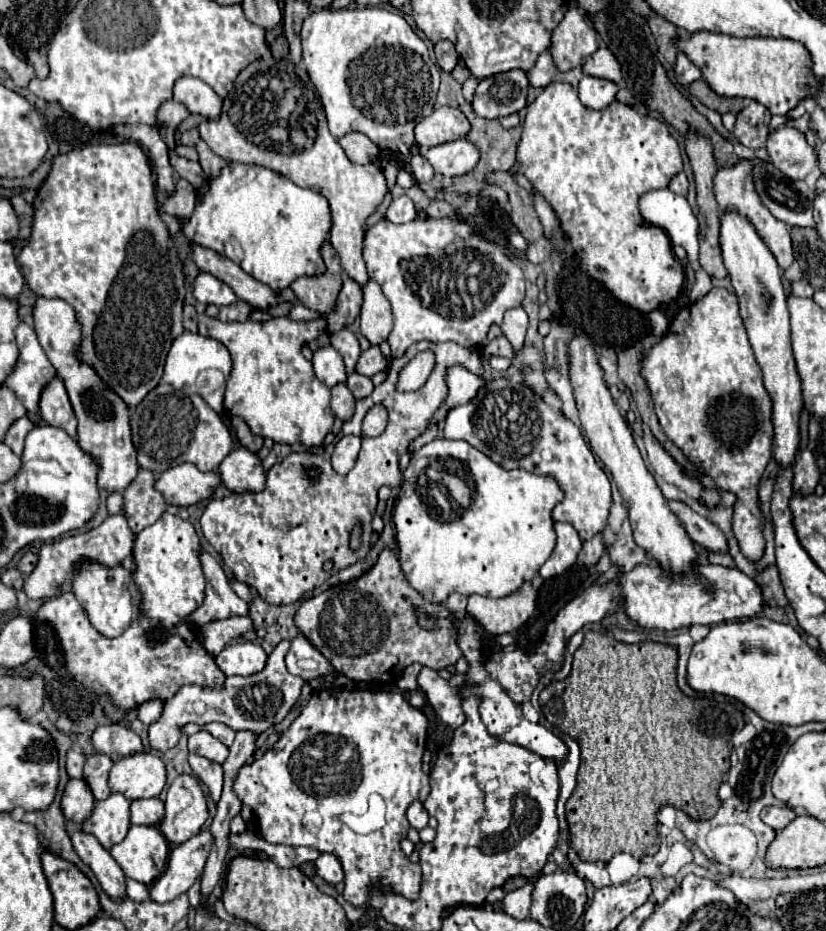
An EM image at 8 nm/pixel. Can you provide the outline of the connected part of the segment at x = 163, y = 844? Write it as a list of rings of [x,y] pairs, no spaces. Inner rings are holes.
[[[131,826],[123,842],[109,852],[127,878],[151,886],[165,870],[169,846],[157,826]]]

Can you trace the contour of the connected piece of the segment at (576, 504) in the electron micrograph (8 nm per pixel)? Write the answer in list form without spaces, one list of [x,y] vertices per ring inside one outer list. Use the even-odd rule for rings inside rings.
[[[509,378],[487,382],[477,398],[449,410],[443,436],[449,440],[467,440],[507,470],[523,468],[535,474],[551,474],[565,492],[563,502],[553,510],[553,520],[569,522],[581,540],[591,540],[605,530],[611,508],[611,484],[607,474],[595,462],[581,430],[569,418],[549,408],[543,398],[525,384]]]

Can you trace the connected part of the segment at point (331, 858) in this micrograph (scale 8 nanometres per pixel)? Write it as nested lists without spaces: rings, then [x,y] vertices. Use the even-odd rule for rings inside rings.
[[[321,854],[317,860],[315,860],[315,866],[317,866],[317,874],[337,886],[339,882],[343,882],[345,874],[343,874],[343,866],[339,866],[339,858],[335,858],[335,854]]]

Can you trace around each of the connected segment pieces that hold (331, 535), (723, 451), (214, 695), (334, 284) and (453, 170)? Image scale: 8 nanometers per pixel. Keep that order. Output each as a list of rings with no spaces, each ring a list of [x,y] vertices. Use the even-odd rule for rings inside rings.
[[[417,342],[411,346],[405,356],[391,360],[387,380],[381,386],[375,386],[369,398],[357,402],[355,416],[343,422],[341,432],[335,436],[333,444],[325,448],[323,454],[289,454],[279,466],[271,466],[267,472],[265,490],[257,494],[229,494],[221,500],[211,500],[201,516],[201,528],[209,544],[221,554],[223,564],[233,572],[235,580],[247,582],[259,592],[259,596],[269,604],[293,604],[305,592],[321,586],[341,568],[347,568],[369,552],[371,538],[371,520],[377,506],[377,490],[381,486],[397,486],[403,482],[399,468],[399,456],[407,450],[409,442],[421,436],[435,410],[441,406],[447,396],[445,370],[453,364],[461,364],[473,374],[483,376],[483,366],[477,350],[467,350],[457,342]],[[421,350],[437,352],[435,366],[427,382],[415,392],[399,392],[397,376],[401,368]],[[381,404],[387,408],[387,428],[377,438],[363,438],[363,446],[353,470],[345,476],[337,474],[331,468],[331,452],[339,438],[347,434],[361,436],[361,422],[365,412]],[[315,468],[317,478],[309,478],[307,470]],[[355,524],[361,524],[361,546],[351,550],[349,536]],[[325,562],[331,562],[333,568],[325,570]]]
[[[713,286],[709,294],[705,294],[701,300],[697,300],[695,304],[689,304],[685,308],[681,308],[675,318],[671,320],[669,324],[669,330],[667,334],[663,336],[661,342],[657,342],[655,346],[651,346],[643,358],[641,358],[641,364],[639,364],[639,370],[641,370],[641,376],[645,378],[645,384],[651,392],[651,398],[653,398],[653,404],[655,404],[655,414],[659,418],[659,424],[665,432],[665,436],[677,446],[681,448],[681,452],[687,456],[689,462],[695,462],[695,466],[699,466],[707,476],[711,476],[717,484],[719,490],[727,490],[727,492],[733,492],[737,496],[735,504],[733,504],[733,534],[739,542],[739,548],[741,552],[751,560],[751,562],[757,562],[763,552],[765,552],[765,536],[763,536],[763,526],[765,526],[765,518],[763,518],[763,512],[761,512],[761,506],[759,506],[759,486],[761,486],[761,478],[765,474],[765,468],[771,460],[771,448],[773,448],[773,420],[771,420],[771,396],[767,394],[765,386],[763,386],[763,378],[761,378],[761,368],[759,364],[755,362],[755,356],[753,356],[753,350],[751,350],[751,344],[747,340],[747,332],[745,332],[745,326],[743,326],[743,320],[739,316],[739,302],[735,298],[735,294],[727,292],[725,288],[721,286]]]
[[[283,640],[267,658],[267,664],[261,672],[251,676],[229,676],[223,688],[201,688],[201,686],[183,686],[171,700],[163,704],[163,716],[149,726],[149,746],[167,752],[179,740],[179,728],[187,722],[209,724],[223,722],[233,730],[253,730],[257,734],[265,732],[269,726],[277,724],[285,718],[285,714],[293,708],[299,698],[303,680],[299,676],[289,674],[285,668],[285,654],[289,650],[289,642]]]
[[[329,242],[323,246],[321,254],[323,254],[323,260],[327,264],[327,272],[321,276],[297,278],[291,284],[291,290],[293,290],[299,304],[325,316],[335,308],[339,290],[343,286],[343,280],[341,280],[343,268],[339,264],[339,256],[335,254],[335,250]]]
[[[467,138],[433,146],[423,156],[431,162],[435,172],[447,178],[461,176],[473,170],[475,164],[479,162],[479,150]]]

